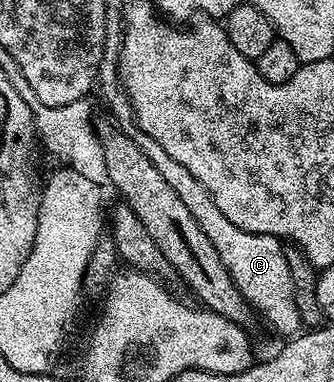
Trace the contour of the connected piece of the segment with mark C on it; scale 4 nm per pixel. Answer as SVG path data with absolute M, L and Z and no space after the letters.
M155 139L144 141L144 145L140 145L138 151L142 149L144 149L142 155L146 155L150 163L154 163L154 168L161 173L162 179L166 179L166 184L178 194L178 199L186 203L190 215L194 215L194 219L198 222L198 227L206 231L206 239L214 243L214 251L218 251L222 263L226 263L226 271L230 271L230 279L234 279L238 291L249 306L255 312L257 309L264 316L265 323L274 332L281 333L281 338L288 339L299 334L302 324L297 304L294 303L294 286L286 263L285 246L280 238L265 233L242 231L242 227L234 227L234 223L230 223L230 219L226 219L226 215L218 211L210 191L206 191L206 187L202 187L202 183L198 183L198 179L194 179L194 175L190 175L186 167L182 167L182 163L170 159L170 155L162 151L162 146Z

